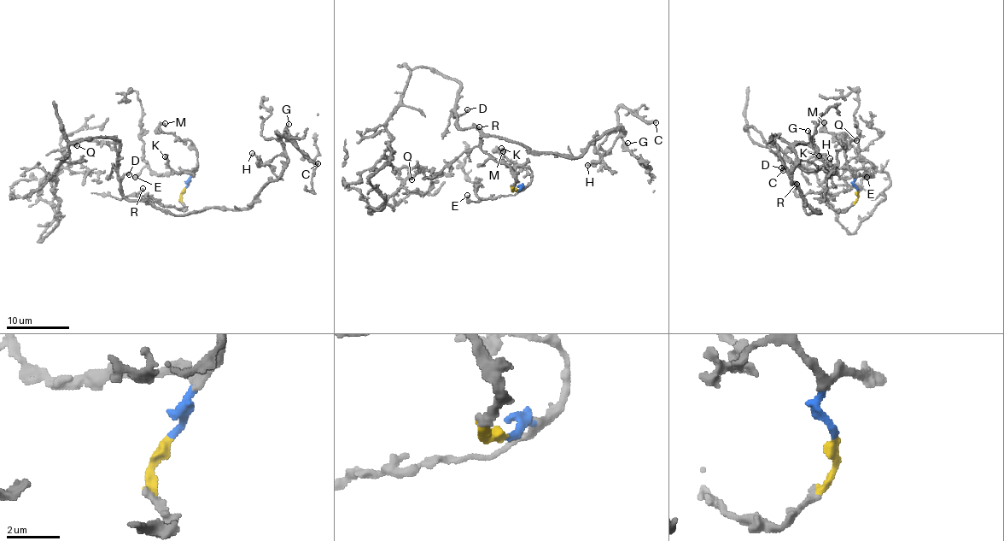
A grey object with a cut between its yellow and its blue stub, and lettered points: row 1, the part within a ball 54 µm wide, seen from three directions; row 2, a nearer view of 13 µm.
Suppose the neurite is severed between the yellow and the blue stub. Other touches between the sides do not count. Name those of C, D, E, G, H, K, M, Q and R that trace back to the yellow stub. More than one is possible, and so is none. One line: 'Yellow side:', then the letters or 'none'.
Yellow side: C, D, G, H, Q, R

